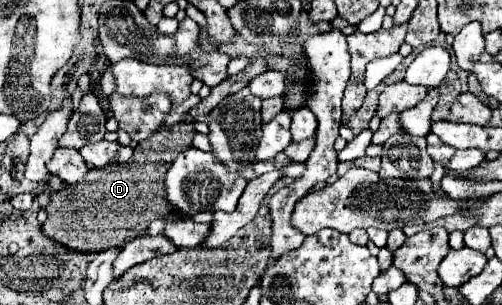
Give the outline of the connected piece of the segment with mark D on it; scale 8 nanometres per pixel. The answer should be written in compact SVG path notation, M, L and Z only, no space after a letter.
M192 122L166 126L160 134L134 148L132 162L110 162L104 168L90 168L80 182L66 184L62 190L50 194L50 204L44 208L48 212L42 226L44 234L76 252L102 252L144 234L152 220L162 218L162 212L174 208L164 198L166 192L162 180L166 168L174 162L174 156L178 156L182 148L192 146L192 134Z

